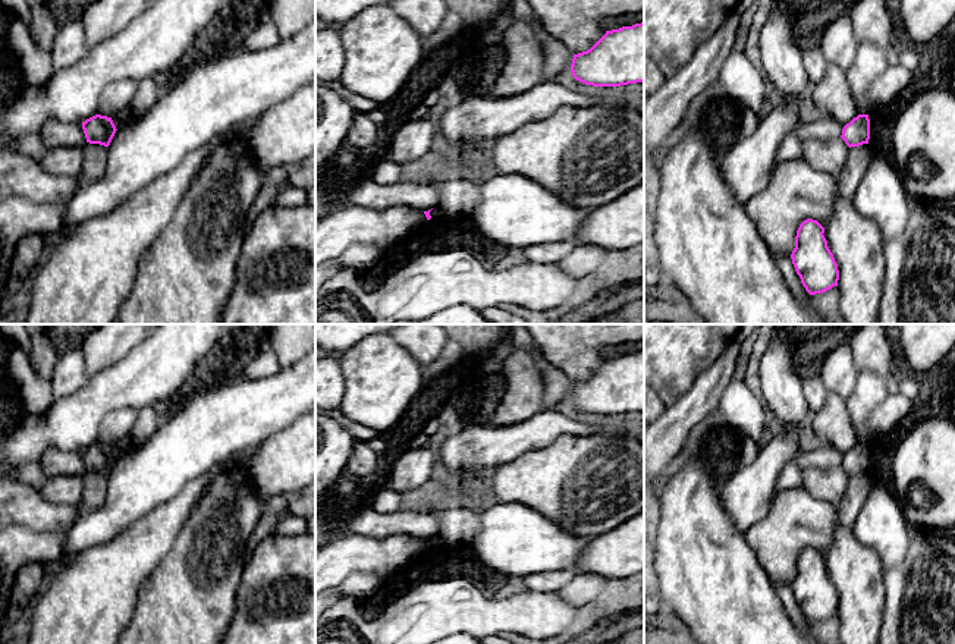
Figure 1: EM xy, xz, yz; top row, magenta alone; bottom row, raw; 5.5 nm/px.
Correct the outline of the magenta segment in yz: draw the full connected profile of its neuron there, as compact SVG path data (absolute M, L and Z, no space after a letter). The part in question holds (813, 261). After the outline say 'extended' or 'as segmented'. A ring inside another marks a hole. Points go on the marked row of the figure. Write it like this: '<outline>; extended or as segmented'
M813 219L804 220L795 236L792 264L810 295L823 293L838 286L839 270L827 246L824 227Z; as segmented

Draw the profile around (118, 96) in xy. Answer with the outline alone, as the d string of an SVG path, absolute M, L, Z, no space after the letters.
M122 79L106 85L98 101L98 114L113 117L131 106L138 92L138 82Z

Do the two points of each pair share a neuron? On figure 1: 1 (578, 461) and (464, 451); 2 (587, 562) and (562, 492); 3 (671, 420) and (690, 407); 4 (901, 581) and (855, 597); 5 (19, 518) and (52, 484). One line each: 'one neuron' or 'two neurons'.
1: two neurons
2: two neurons
3: one neuron
4: two neurons
5: two neurons

